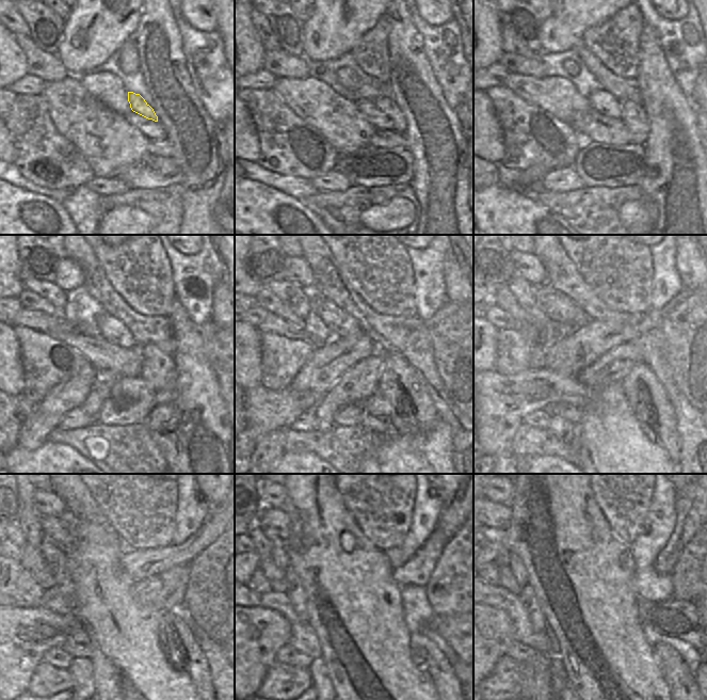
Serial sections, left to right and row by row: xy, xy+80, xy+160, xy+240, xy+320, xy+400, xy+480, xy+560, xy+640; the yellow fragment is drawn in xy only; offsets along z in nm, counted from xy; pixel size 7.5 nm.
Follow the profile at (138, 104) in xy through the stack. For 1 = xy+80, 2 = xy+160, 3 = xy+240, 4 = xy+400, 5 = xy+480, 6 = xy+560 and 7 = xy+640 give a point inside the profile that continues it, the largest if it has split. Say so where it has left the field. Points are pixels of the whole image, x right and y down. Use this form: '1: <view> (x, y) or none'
1: xy+80 (387, 106)
2: xy+160 (633, 115)
3: xy+240 (159, 370)
4: xy+400 (646, 396)
5: xy+480 (175, 638)
6: xy+560 (449, 688)
7: xy+640 (681, 683)

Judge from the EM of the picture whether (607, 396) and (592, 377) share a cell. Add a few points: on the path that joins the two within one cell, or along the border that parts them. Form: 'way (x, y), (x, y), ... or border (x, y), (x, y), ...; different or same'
border (620, 383), (609, 383), (596, 392); different

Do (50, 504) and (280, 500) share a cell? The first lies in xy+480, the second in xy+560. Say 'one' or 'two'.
one

